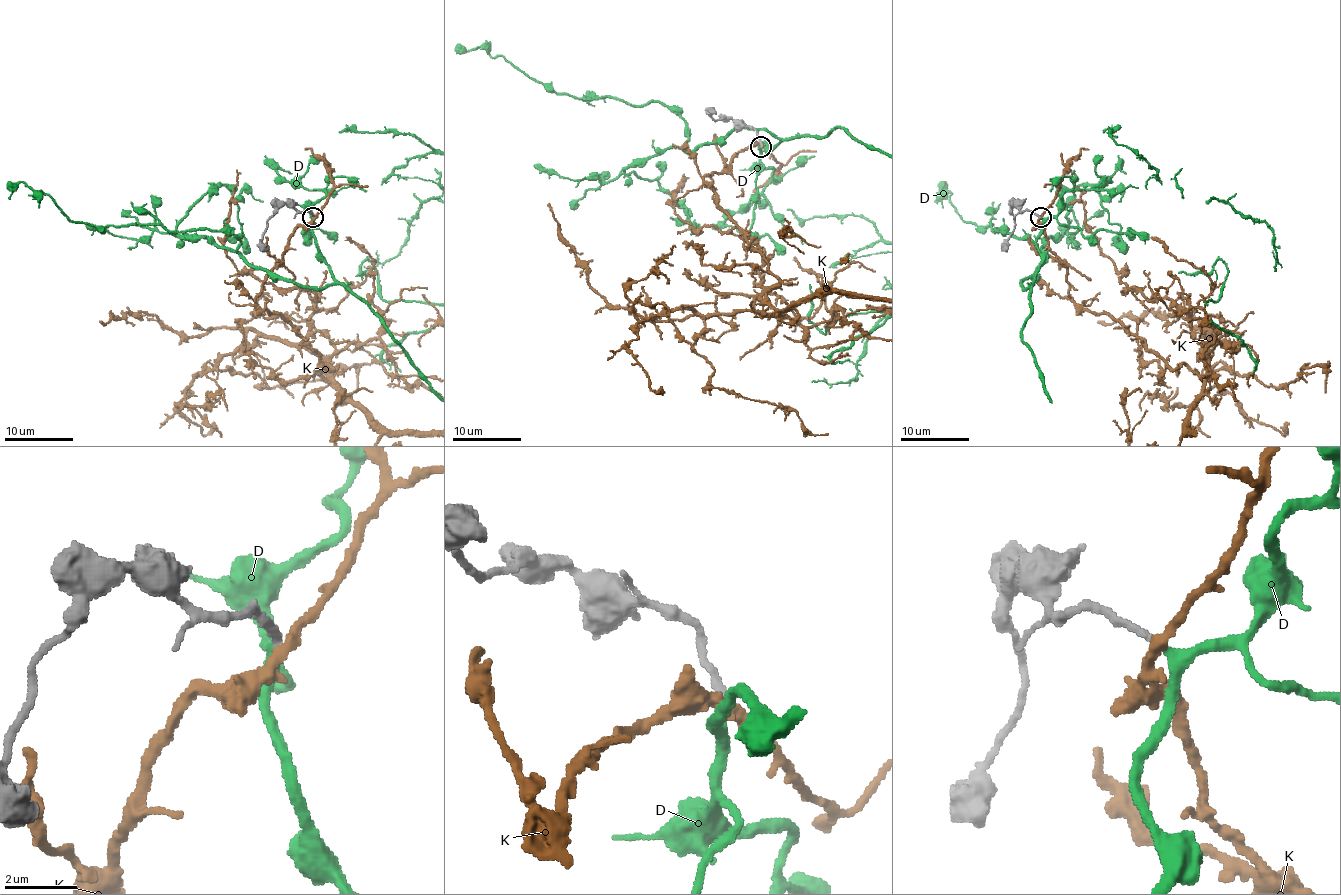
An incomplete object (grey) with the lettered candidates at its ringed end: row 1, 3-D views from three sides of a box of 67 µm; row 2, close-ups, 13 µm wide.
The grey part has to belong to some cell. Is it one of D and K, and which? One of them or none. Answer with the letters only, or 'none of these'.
D

